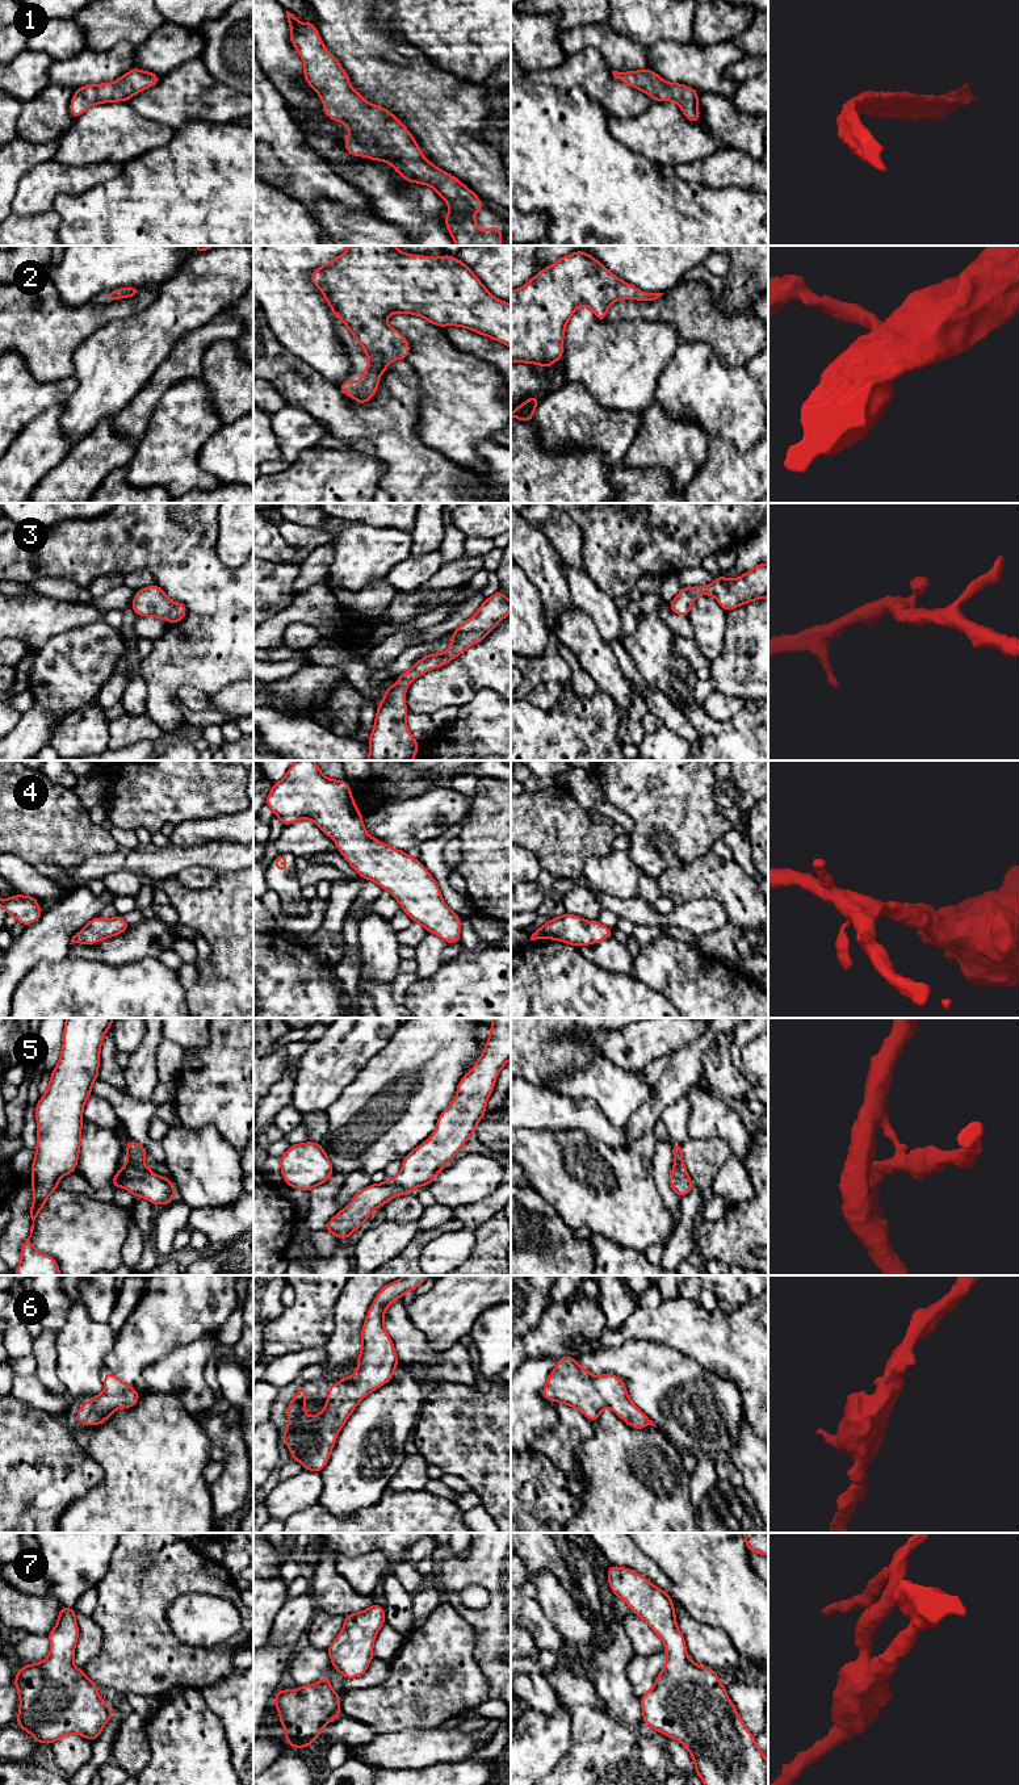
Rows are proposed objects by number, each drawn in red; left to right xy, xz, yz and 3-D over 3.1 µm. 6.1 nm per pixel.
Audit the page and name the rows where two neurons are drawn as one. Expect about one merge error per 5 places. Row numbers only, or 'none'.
5

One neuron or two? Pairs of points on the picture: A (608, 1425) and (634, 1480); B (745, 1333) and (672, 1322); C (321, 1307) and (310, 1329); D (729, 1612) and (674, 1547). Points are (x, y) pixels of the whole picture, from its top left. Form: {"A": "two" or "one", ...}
{"A": "one", "B": "one", "C": "one", "D": "one"}

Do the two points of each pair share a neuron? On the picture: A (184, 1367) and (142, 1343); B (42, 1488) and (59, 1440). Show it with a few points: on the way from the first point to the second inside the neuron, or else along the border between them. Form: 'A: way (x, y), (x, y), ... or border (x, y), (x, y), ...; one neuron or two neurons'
A: border (192, 1341), (177, 1345), (150, 1362), (142, 1377); two neurons
B: way (51, 1476), (55, 1470), (55, 1452); one neuron

